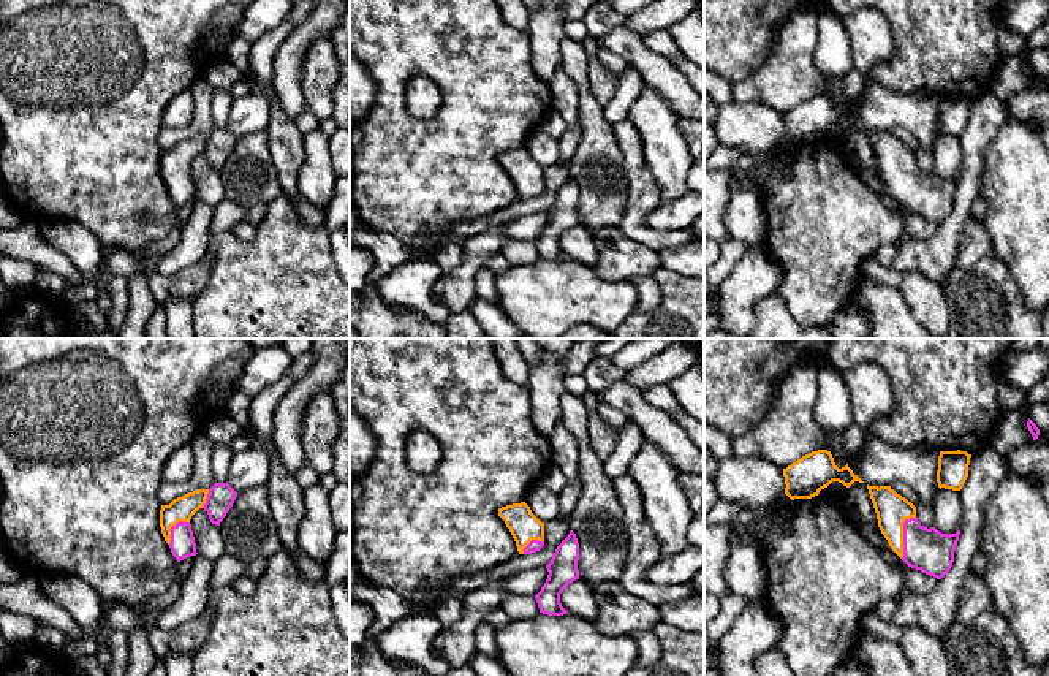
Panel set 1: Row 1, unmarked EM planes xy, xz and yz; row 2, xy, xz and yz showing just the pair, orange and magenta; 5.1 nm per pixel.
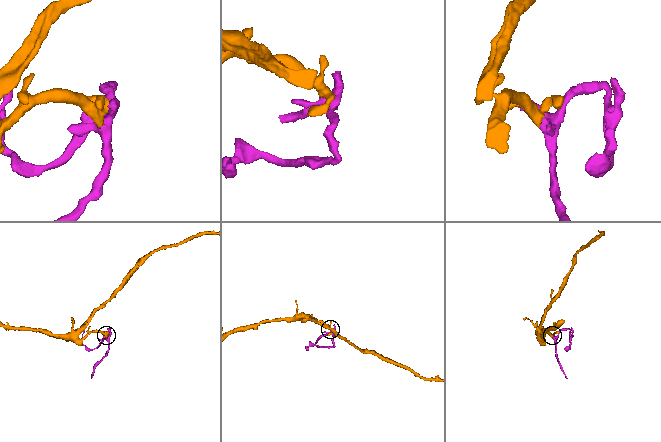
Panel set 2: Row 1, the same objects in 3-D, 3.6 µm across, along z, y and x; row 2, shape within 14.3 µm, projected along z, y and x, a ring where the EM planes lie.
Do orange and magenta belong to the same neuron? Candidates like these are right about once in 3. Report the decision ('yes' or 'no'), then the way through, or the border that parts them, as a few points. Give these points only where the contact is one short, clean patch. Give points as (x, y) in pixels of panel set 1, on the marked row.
yes; way yz (891, 508), (902, 535), (920, 548), (927, 550)

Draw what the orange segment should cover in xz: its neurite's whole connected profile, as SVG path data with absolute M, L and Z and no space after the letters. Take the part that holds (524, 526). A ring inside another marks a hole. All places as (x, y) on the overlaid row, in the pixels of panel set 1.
M525 502L498 508L498 516L509 529L519 554L532 554L544 546L544 522L541 522Z

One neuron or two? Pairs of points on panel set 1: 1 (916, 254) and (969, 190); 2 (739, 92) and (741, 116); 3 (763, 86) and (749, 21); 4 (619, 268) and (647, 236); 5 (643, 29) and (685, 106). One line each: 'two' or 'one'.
1: one
2: two
3: two
4: two
5: two

